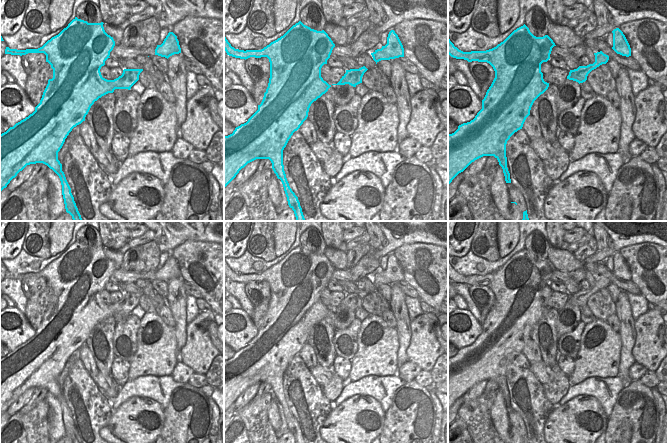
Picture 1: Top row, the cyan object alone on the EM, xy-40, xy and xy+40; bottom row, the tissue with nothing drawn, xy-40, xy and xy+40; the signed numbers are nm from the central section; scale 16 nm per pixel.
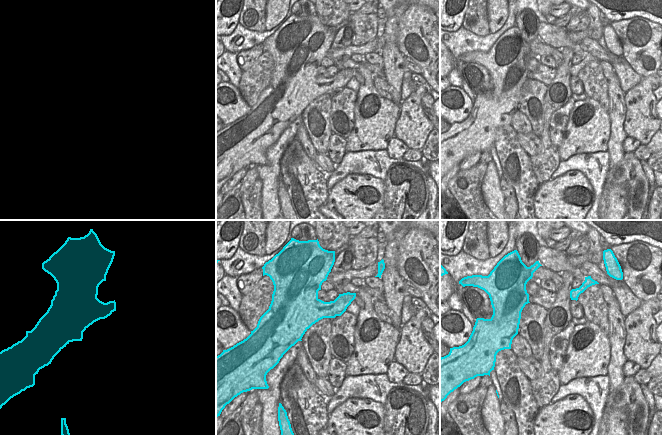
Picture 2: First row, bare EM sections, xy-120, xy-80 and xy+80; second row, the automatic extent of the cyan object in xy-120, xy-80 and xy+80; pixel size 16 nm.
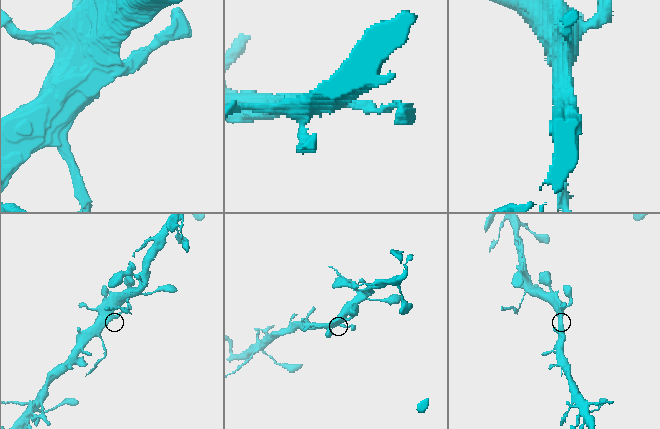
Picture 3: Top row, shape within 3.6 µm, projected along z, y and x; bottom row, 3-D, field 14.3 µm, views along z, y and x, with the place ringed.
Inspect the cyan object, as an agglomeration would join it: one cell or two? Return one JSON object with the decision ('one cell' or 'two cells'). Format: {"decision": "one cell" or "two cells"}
{"decision": "two cells"}

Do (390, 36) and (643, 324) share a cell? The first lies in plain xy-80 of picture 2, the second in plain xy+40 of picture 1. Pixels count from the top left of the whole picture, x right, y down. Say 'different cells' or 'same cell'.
different cells

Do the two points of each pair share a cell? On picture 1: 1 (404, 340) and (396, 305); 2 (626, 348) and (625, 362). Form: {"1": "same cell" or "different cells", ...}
{"1": "same cell", "2": "same cell"}

